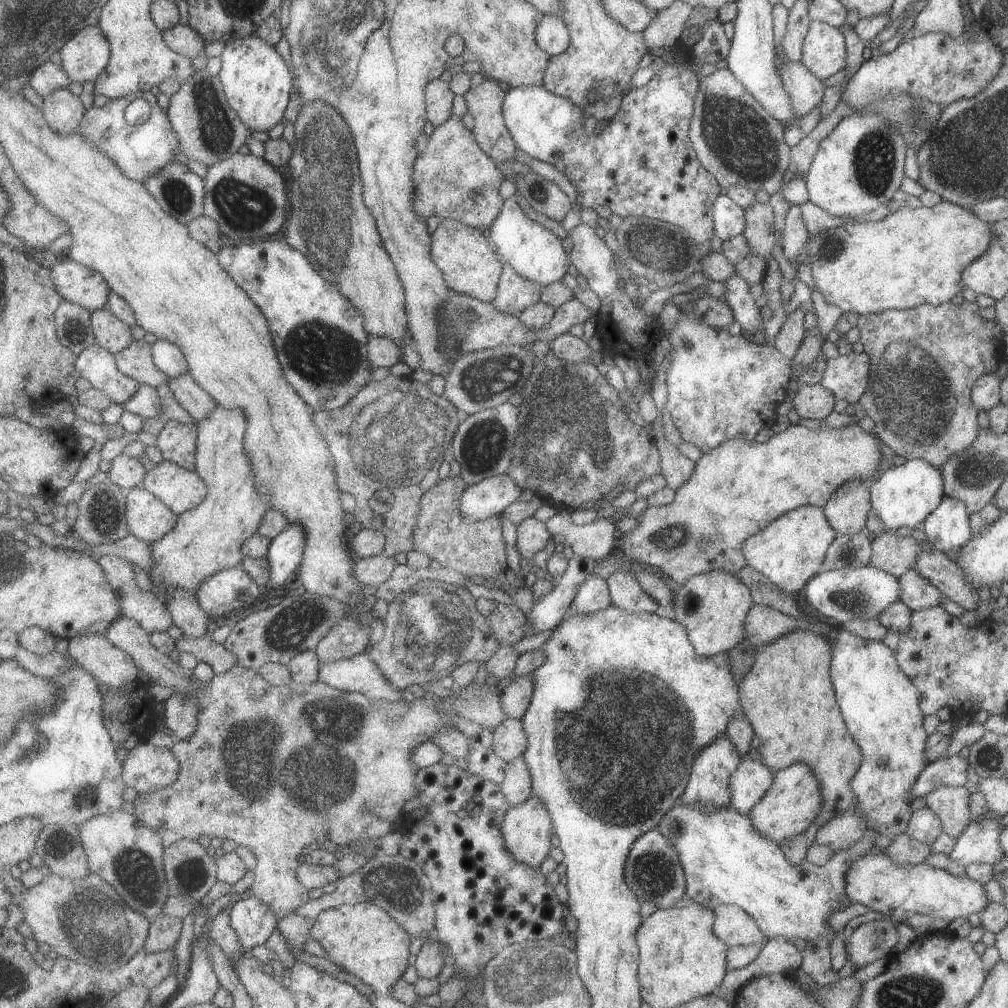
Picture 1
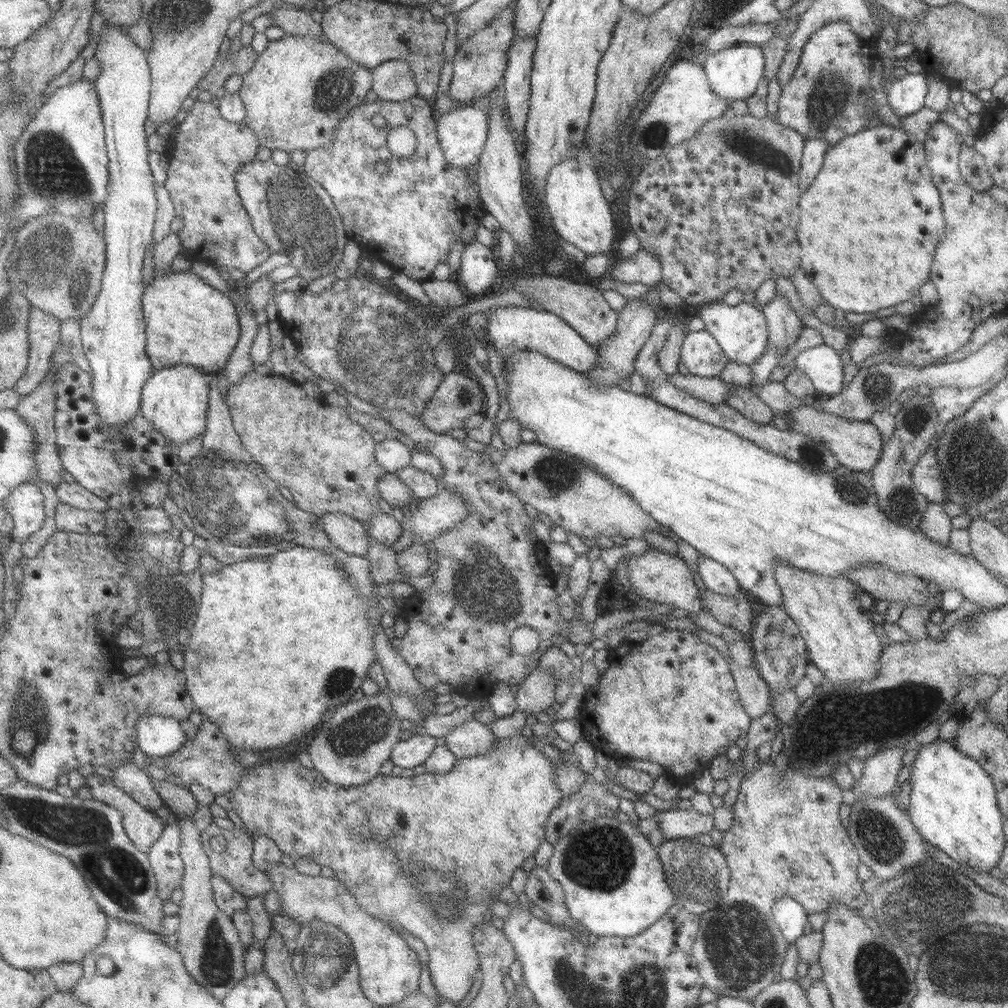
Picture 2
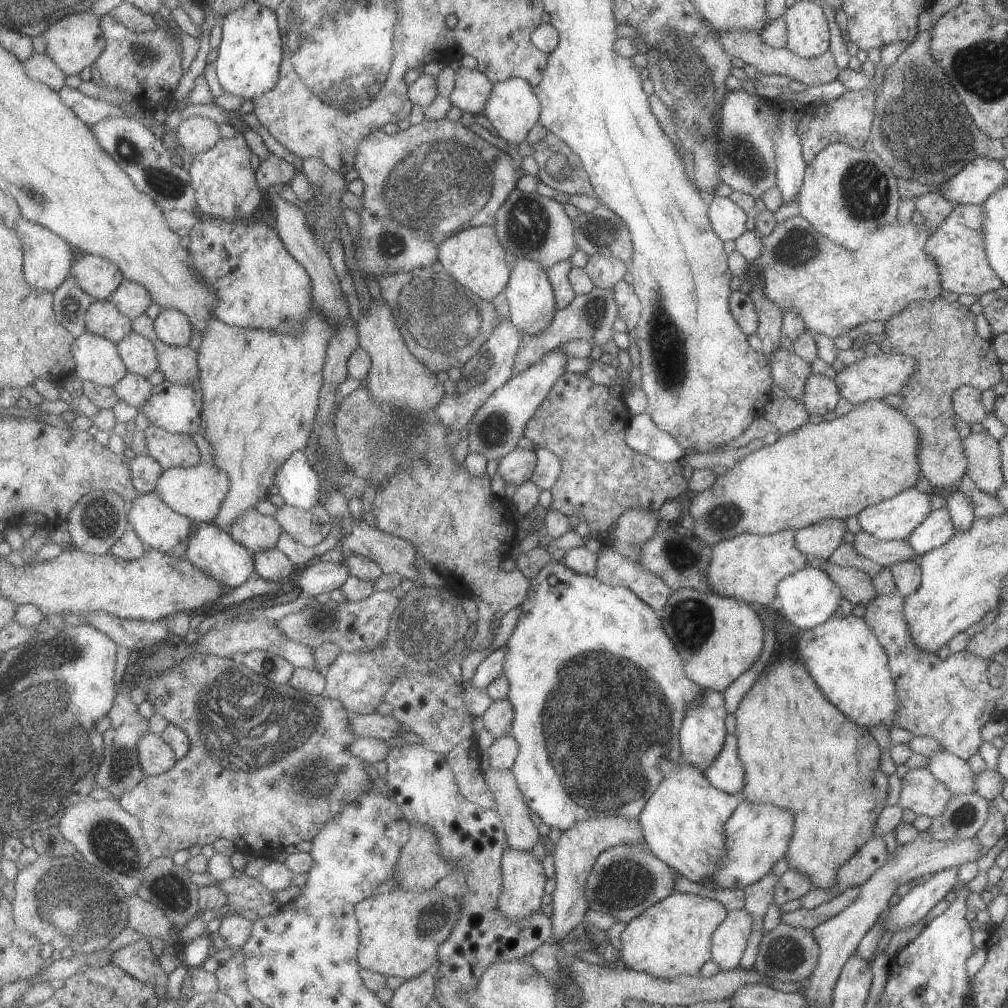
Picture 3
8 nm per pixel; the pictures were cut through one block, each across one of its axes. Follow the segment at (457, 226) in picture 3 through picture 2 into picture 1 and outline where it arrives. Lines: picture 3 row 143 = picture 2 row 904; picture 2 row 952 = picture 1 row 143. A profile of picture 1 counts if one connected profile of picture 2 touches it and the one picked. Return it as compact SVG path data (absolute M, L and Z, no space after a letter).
M455 115L448 120L448 123L436 128L435 133L431 136L429 148L425 154L419 156L415 175L419 182L419 200L416 201L416 212L425 219L436 216L442 220L461 221L489 233L494 222L504 211L507 200L504 200L504 196L502 196L502 184L508 178L499 168L499 163L483 150L474 130L470 130L466 126L464 118Z

